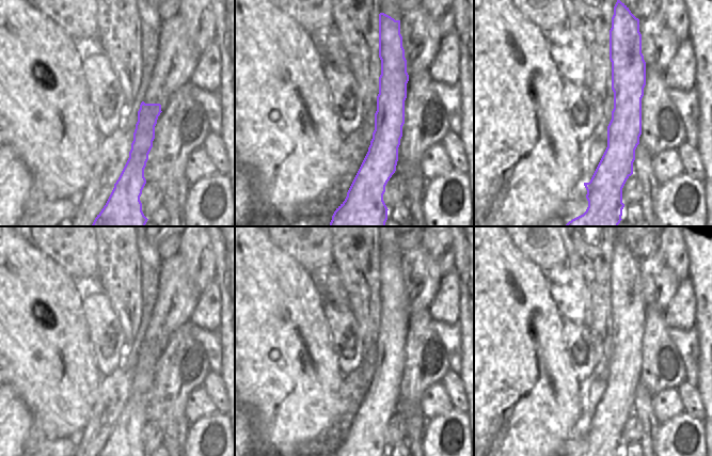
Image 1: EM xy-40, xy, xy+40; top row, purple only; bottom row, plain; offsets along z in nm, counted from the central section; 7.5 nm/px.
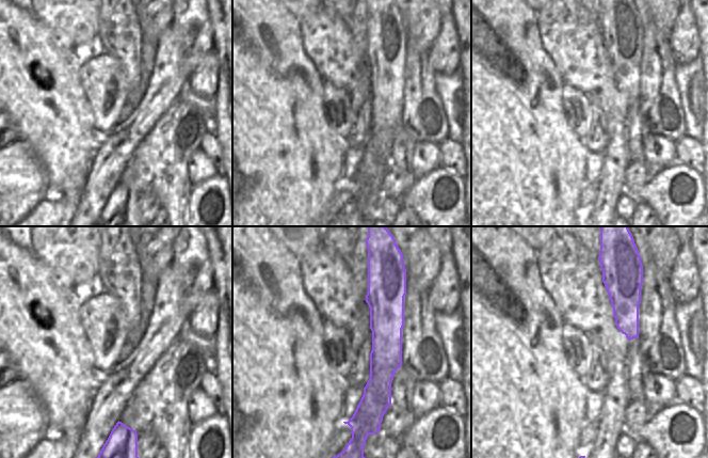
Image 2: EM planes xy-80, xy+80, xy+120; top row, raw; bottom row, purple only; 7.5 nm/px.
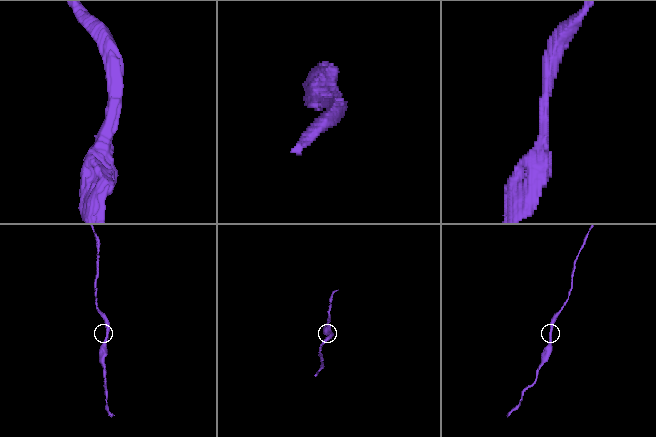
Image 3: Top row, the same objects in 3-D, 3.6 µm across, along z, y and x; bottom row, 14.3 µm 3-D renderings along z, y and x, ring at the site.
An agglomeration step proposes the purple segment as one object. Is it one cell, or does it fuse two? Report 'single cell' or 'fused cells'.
single cell

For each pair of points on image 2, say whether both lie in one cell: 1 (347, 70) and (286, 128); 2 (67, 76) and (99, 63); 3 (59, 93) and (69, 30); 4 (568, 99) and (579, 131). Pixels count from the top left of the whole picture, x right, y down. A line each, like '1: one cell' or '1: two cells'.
1: two cells
2: two cells
3: two cells
4: one cell

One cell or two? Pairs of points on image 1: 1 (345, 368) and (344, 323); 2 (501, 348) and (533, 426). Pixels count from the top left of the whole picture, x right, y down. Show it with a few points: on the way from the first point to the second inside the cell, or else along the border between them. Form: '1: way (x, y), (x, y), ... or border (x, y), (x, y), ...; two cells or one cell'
1: way (349, 357), (346, 340), (343, 334); one cell
2: way (512, 367), (533, 388), (533, 407); one cell

